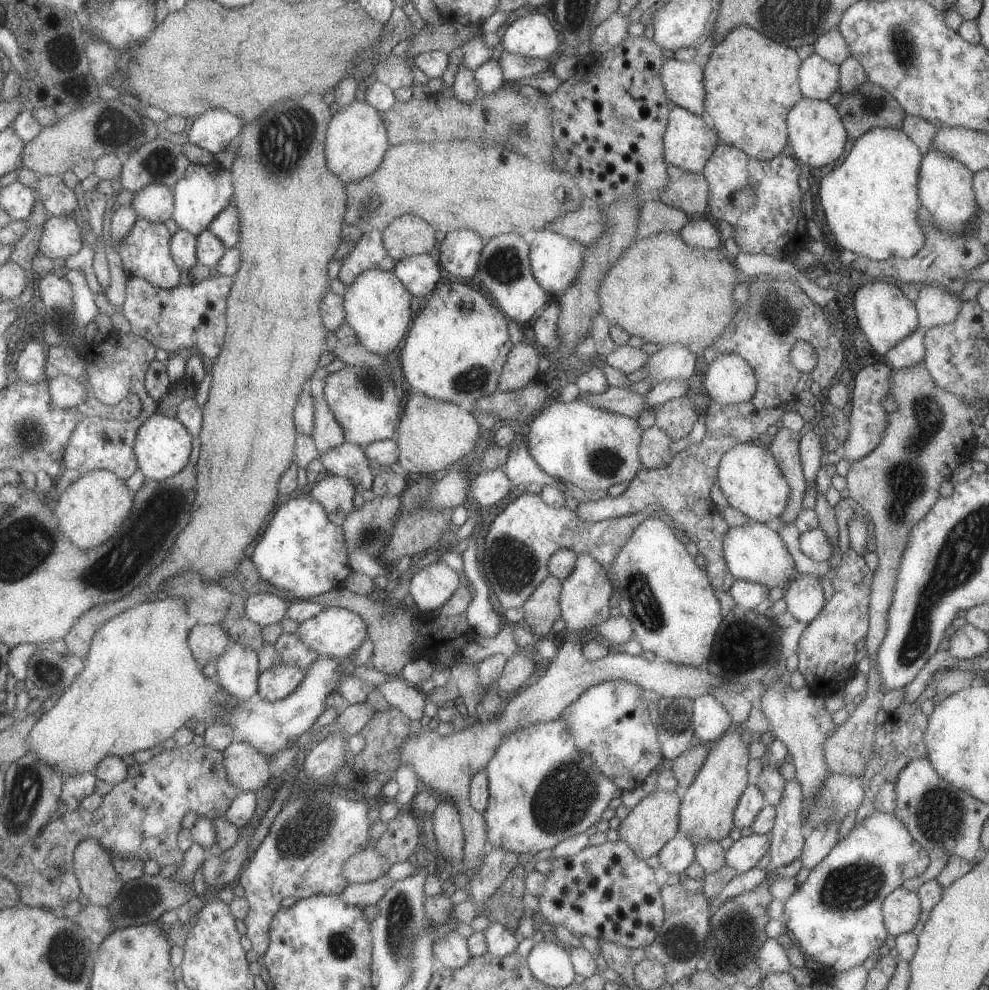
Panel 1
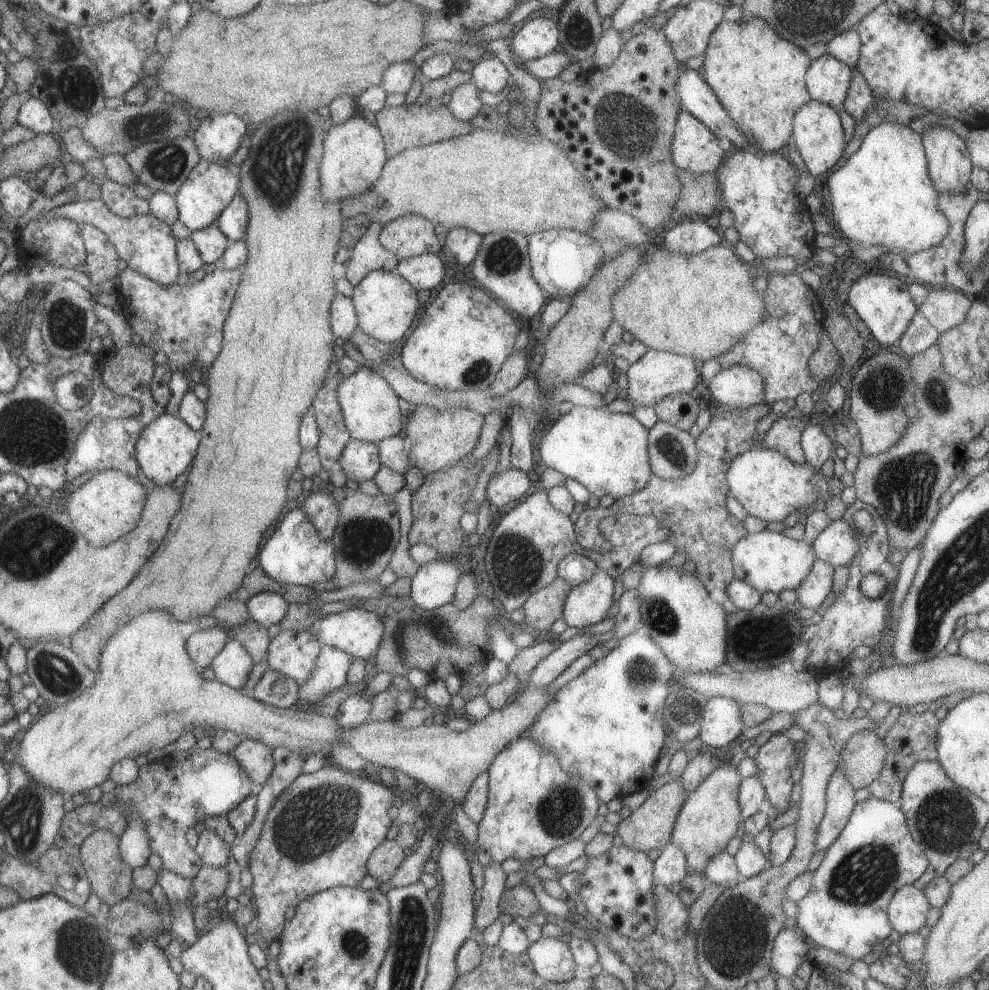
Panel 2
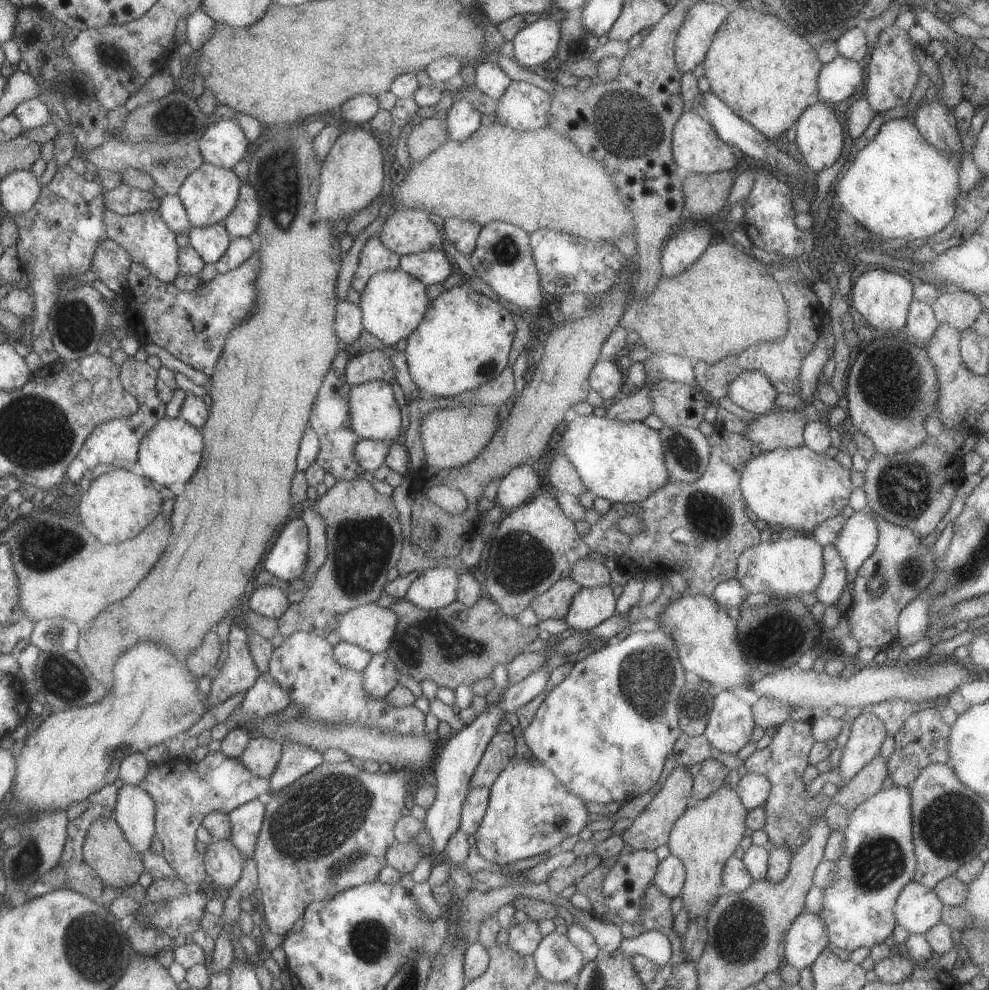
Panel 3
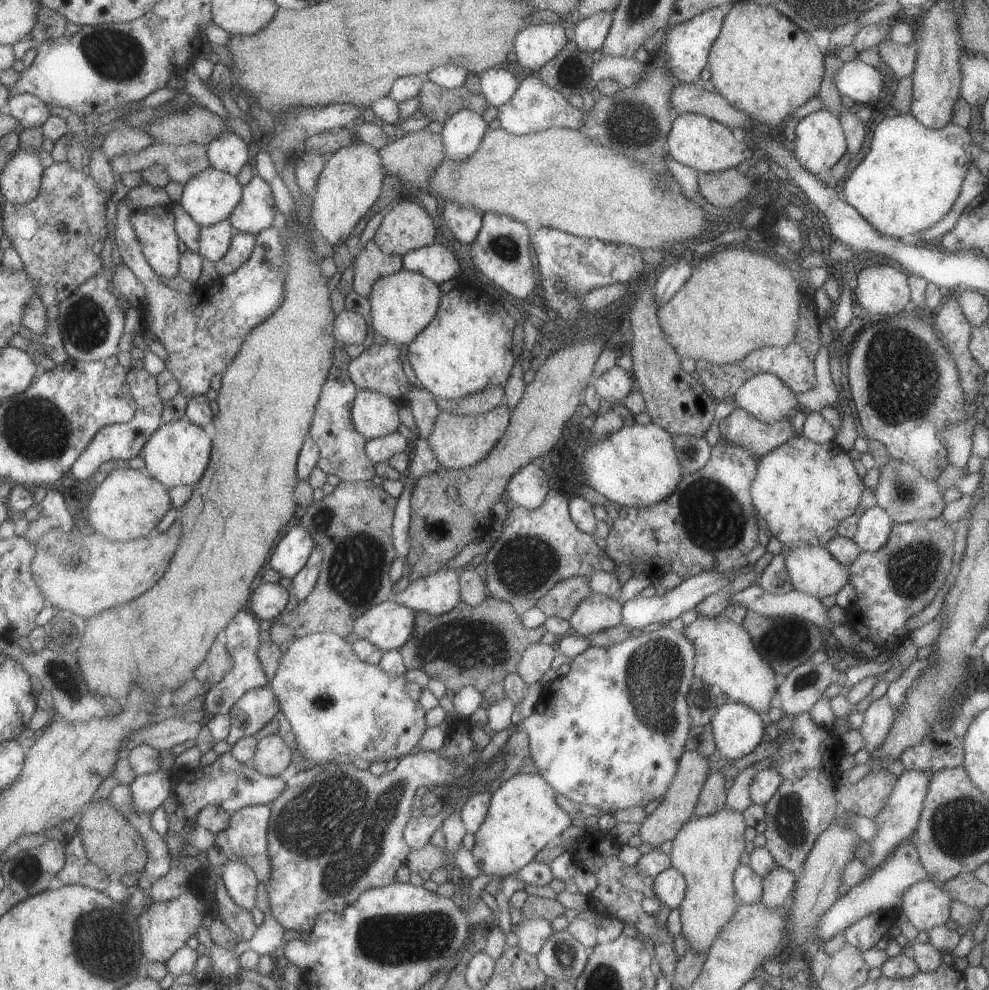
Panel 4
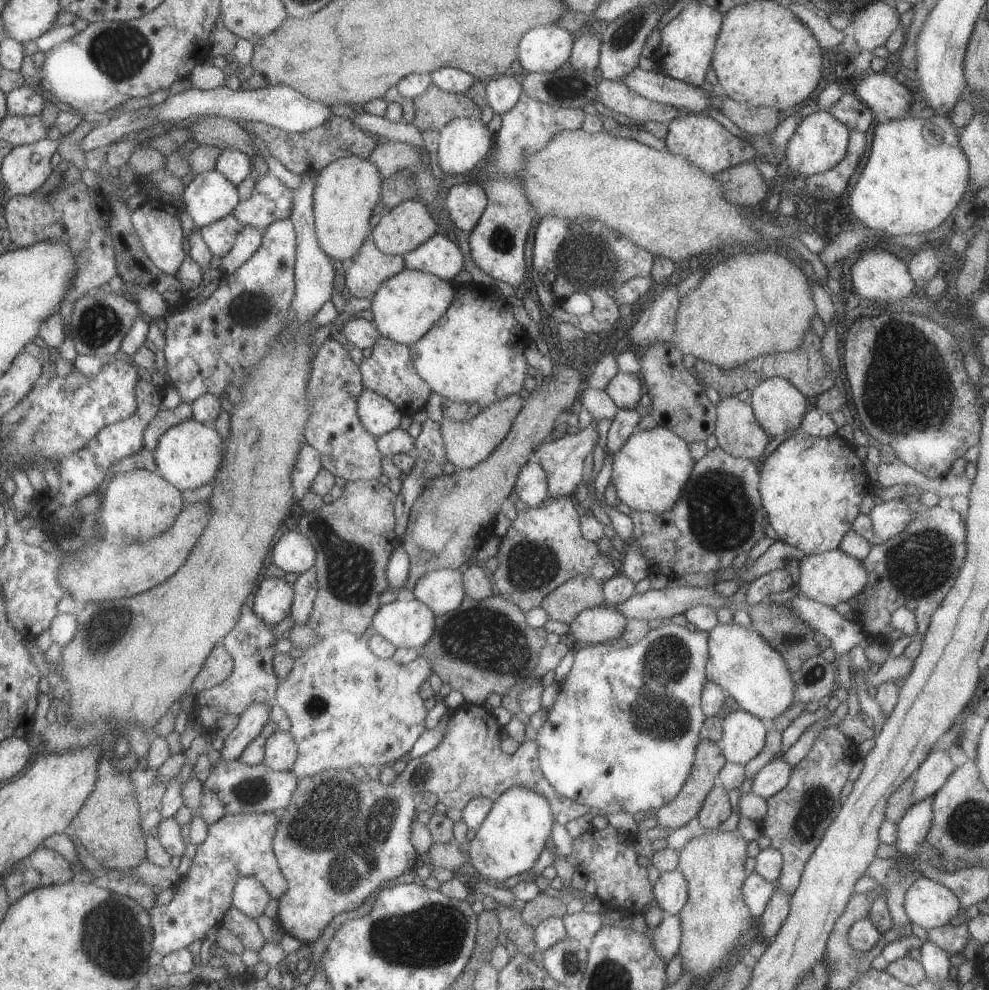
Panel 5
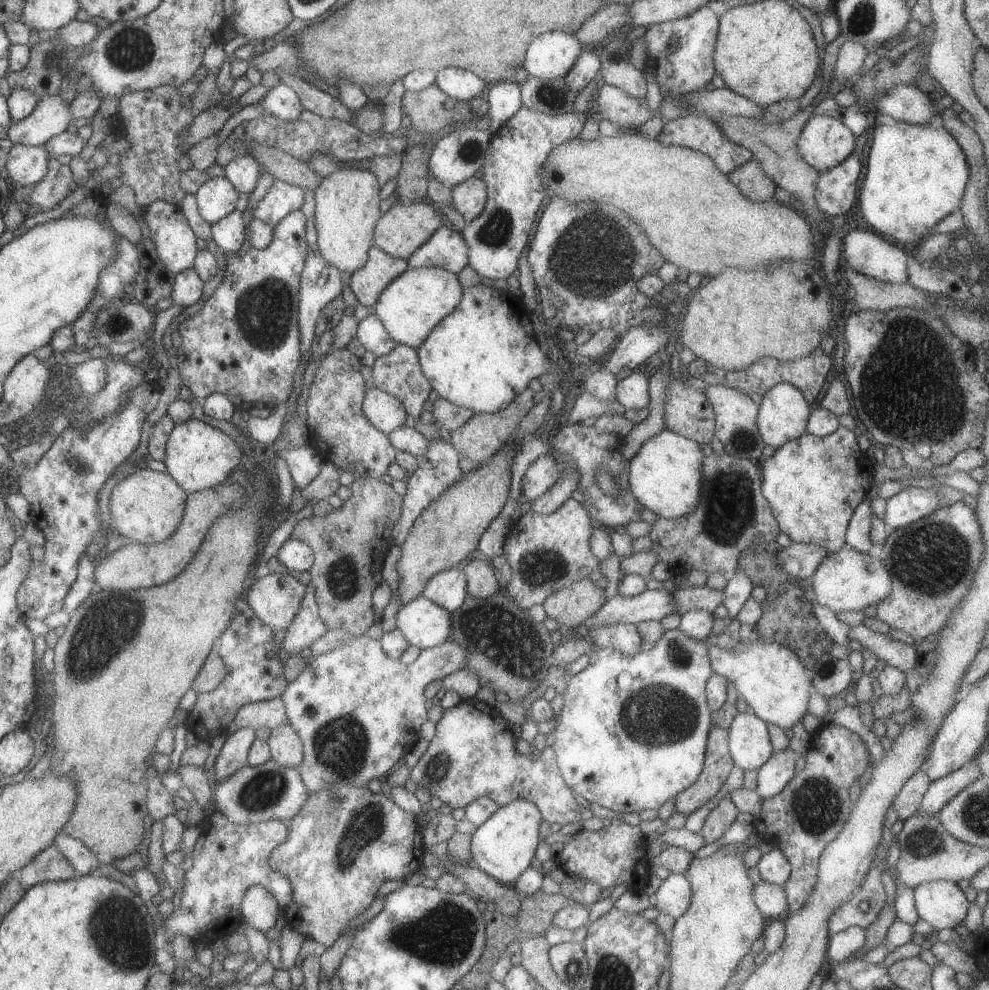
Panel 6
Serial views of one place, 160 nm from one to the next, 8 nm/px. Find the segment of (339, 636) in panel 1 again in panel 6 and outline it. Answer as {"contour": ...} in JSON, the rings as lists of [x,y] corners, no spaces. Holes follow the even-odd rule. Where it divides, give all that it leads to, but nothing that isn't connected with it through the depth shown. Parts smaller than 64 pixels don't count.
{"contour":[[[419,596],[399,606],[395,614],[395,629],[407,644],[427,649],[449,639],[451,616],[445,608]]]}

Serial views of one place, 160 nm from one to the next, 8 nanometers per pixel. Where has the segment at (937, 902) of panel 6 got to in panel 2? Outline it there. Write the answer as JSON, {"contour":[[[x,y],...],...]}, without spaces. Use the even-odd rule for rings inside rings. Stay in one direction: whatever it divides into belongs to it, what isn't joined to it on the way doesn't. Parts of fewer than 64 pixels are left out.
{"contour":[[[913,885],[895,891],[886,906],[892,928],[900,935],[917,933],[926,924],[926,914],[931,908],[928,898]]]}

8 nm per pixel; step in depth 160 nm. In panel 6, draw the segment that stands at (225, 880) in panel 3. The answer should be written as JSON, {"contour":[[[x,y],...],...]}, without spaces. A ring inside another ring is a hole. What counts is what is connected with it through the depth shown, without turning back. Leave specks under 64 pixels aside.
{"contour":[[[251,886],[243,894],[237,913],[248,928],[265,933],[277,922],[279,906],[265,888]]]}

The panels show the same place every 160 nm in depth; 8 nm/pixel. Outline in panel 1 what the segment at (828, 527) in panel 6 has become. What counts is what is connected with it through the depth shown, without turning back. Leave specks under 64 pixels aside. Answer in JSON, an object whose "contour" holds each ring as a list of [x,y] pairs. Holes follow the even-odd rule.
{"contour":[[[741,443],[726,450],[718,464],[718,485],[730,507],[751,521],[775,525],[788,501],[790,488],[766,445]]]}

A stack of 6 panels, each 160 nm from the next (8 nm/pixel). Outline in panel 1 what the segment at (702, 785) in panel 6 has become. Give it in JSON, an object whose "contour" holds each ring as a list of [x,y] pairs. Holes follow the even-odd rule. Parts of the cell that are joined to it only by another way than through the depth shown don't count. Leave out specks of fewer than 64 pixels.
{"contour":[[[657,789],[645,795],[628,813],[620,820],[618,826],[619,838],[640,859],[645,860],[656,855],[659,849],[678,832],[678,810],[680,807],[680,791],[664,791]]]}

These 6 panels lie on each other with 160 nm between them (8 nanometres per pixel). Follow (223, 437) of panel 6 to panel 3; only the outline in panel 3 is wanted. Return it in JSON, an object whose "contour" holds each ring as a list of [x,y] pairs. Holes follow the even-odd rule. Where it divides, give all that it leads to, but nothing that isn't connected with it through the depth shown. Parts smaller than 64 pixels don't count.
{"contour":[[[189,392],[180,408],[180,416],[170,419],[167,416],[159,419],[151,430],[148,430],[140,440],[137,453],[137,463],[143,476],[147,477],[158,488],[167,487],[175,482],[187,482],[201,460],[203,450],[201,428],[207,420],[209,408],[200,396]]]}

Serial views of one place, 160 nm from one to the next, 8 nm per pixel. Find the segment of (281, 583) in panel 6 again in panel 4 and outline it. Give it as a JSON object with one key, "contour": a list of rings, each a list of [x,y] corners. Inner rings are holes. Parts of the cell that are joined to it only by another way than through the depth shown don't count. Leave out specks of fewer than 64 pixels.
{"contour":[[[263,583],[251,593],[247,609],[264,624],[278,618],[289,600],[289,593],[279,583]]]}

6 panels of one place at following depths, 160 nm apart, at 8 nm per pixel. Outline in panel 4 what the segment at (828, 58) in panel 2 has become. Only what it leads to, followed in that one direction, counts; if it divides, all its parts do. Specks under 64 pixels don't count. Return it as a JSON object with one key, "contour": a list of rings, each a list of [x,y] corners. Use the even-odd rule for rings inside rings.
{"contour":[[[857,58],[843,63],[834,82],[845,103],[861,103],[876,107],[887,93],[882,72]]]}

